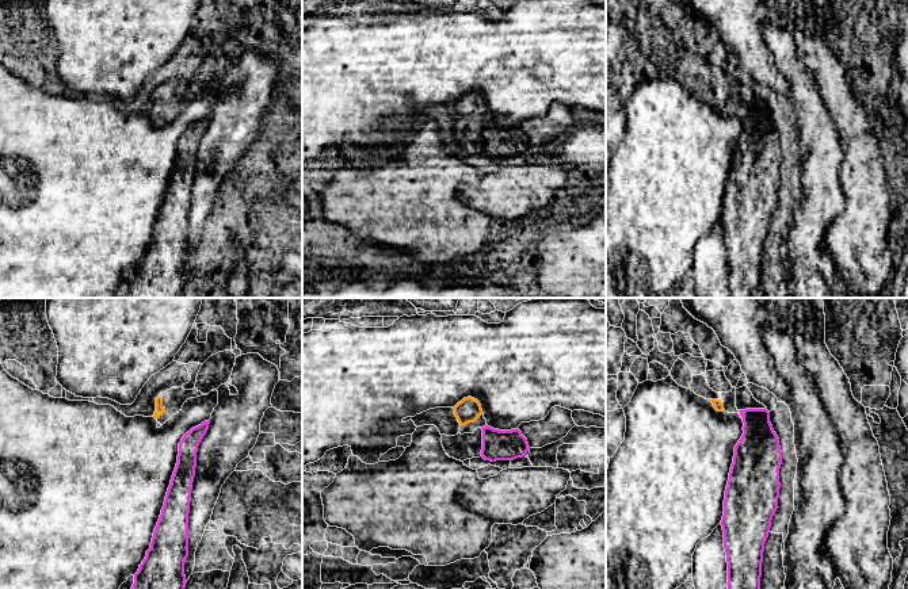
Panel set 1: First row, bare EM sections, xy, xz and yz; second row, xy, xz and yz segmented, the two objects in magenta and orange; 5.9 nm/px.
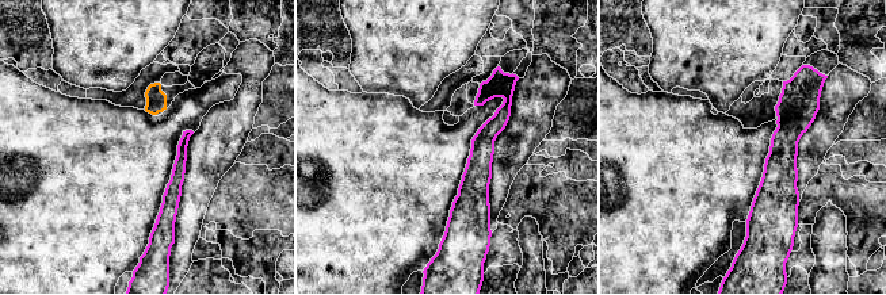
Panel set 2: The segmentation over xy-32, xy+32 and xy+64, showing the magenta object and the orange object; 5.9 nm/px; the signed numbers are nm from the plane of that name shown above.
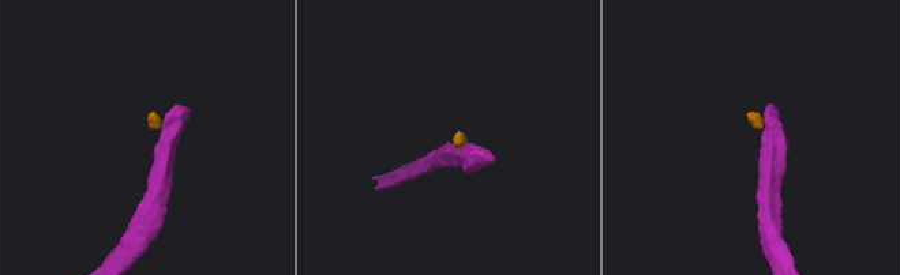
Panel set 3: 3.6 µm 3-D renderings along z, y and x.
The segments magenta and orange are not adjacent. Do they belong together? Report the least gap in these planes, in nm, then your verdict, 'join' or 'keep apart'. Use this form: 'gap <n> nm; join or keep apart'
gap 60 nm; keep apart

